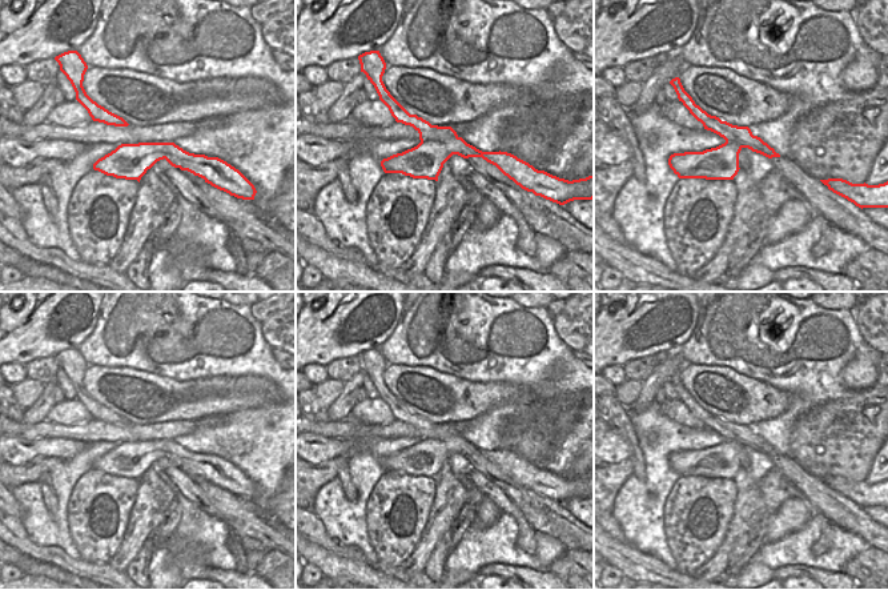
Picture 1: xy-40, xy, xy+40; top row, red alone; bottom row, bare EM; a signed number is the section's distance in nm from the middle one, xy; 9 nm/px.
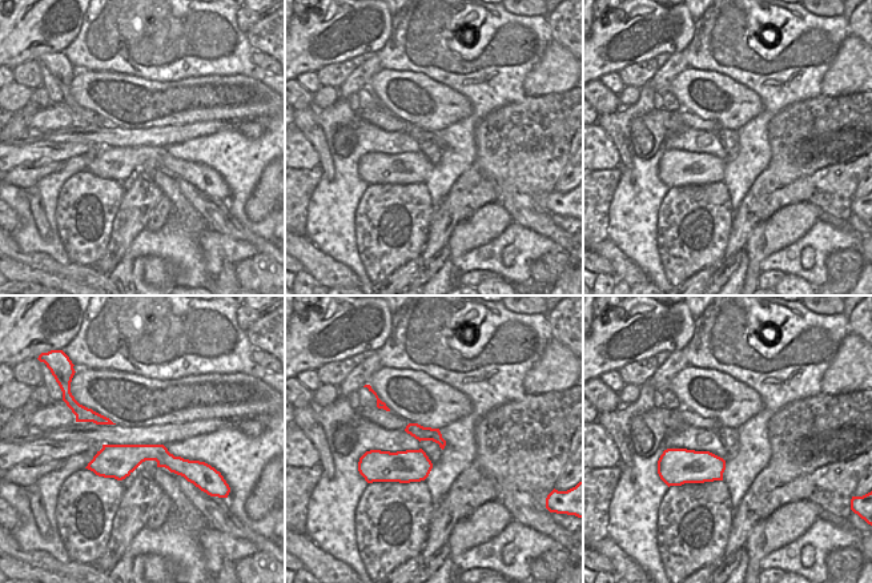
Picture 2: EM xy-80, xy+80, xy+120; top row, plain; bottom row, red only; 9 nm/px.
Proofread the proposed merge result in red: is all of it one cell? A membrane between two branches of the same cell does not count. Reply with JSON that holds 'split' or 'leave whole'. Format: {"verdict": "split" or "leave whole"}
{"verdict": "split"}

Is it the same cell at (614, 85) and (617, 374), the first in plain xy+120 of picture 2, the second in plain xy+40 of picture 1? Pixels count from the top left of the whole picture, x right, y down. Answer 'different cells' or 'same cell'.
same cell

